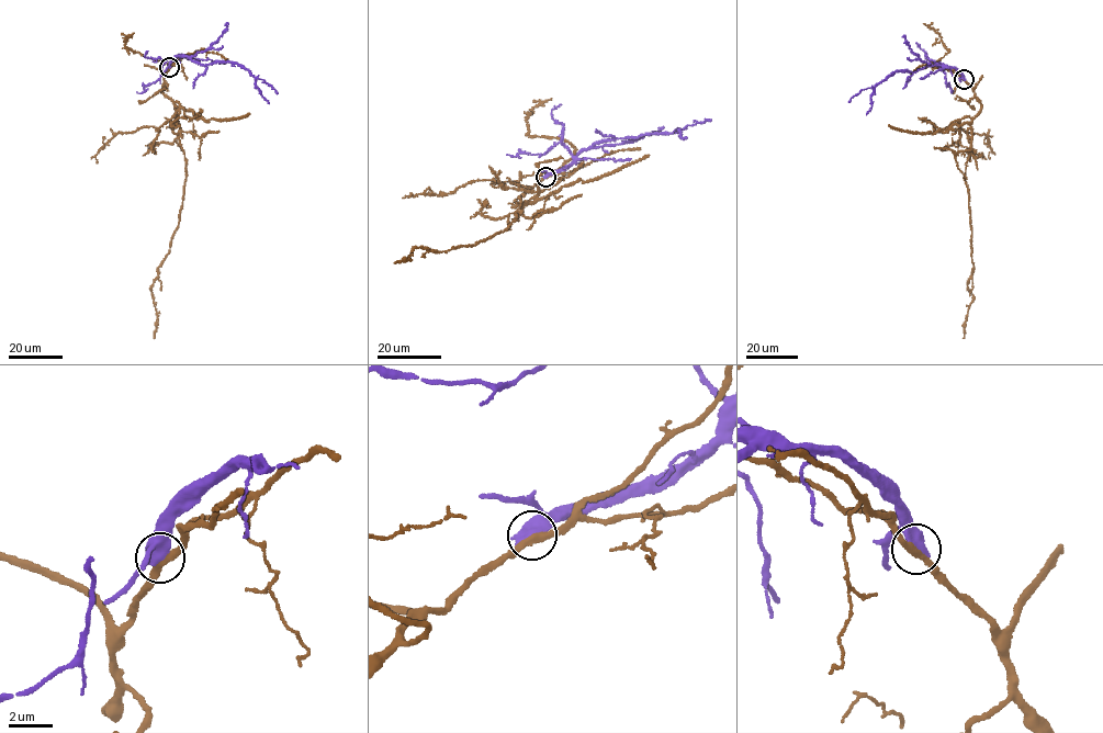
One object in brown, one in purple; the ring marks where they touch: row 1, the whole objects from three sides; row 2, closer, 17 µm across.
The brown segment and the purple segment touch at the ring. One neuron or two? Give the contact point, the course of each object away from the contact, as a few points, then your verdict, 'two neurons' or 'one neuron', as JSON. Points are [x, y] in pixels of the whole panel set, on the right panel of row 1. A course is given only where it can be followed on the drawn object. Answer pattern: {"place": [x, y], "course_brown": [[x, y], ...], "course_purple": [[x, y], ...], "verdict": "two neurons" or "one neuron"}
{"place": [964, 79], "course_brown": [[964, 79], [972, 88], [981, 106], [971, 124], [965, 176], [974, 267], [967, 283], [974, 300], [963, 338]], "course_purple": [[964, 79], [954, 68], [936, 65], [910, 72], [896, 71], [874, 87], [863, 89], [848, 102]], "verdict": "two neurons"}

